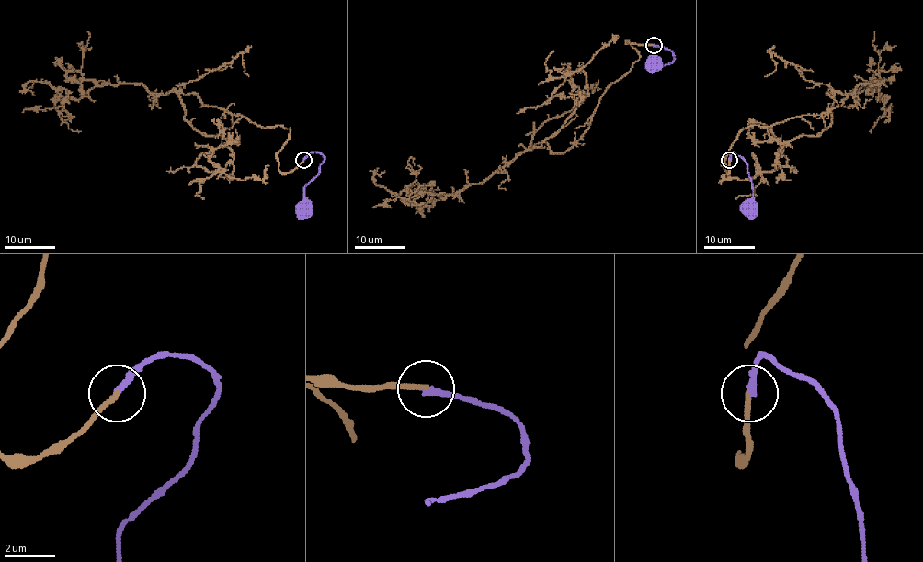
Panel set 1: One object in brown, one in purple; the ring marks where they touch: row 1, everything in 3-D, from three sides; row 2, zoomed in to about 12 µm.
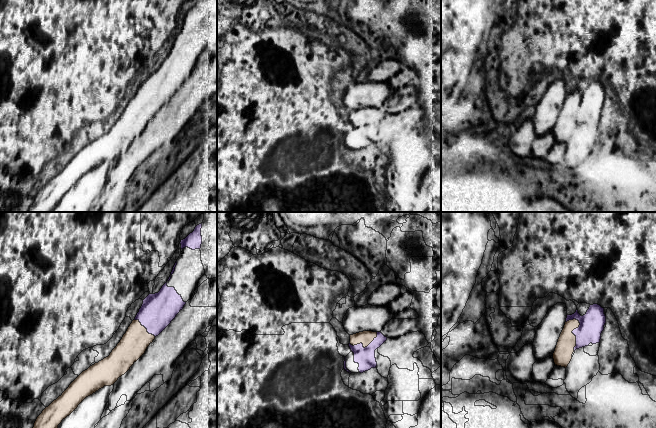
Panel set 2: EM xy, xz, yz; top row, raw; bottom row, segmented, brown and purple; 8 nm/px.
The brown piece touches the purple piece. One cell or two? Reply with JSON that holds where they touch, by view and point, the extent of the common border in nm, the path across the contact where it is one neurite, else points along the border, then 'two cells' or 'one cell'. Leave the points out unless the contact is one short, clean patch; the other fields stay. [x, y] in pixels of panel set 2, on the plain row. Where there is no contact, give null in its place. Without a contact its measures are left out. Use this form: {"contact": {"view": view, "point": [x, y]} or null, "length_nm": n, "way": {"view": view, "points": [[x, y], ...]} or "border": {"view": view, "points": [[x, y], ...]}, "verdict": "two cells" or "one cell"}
{"contact": {"view": "yz", "point": [573, 110]}, "length_nm": 260, "verdict": "one cell"}

